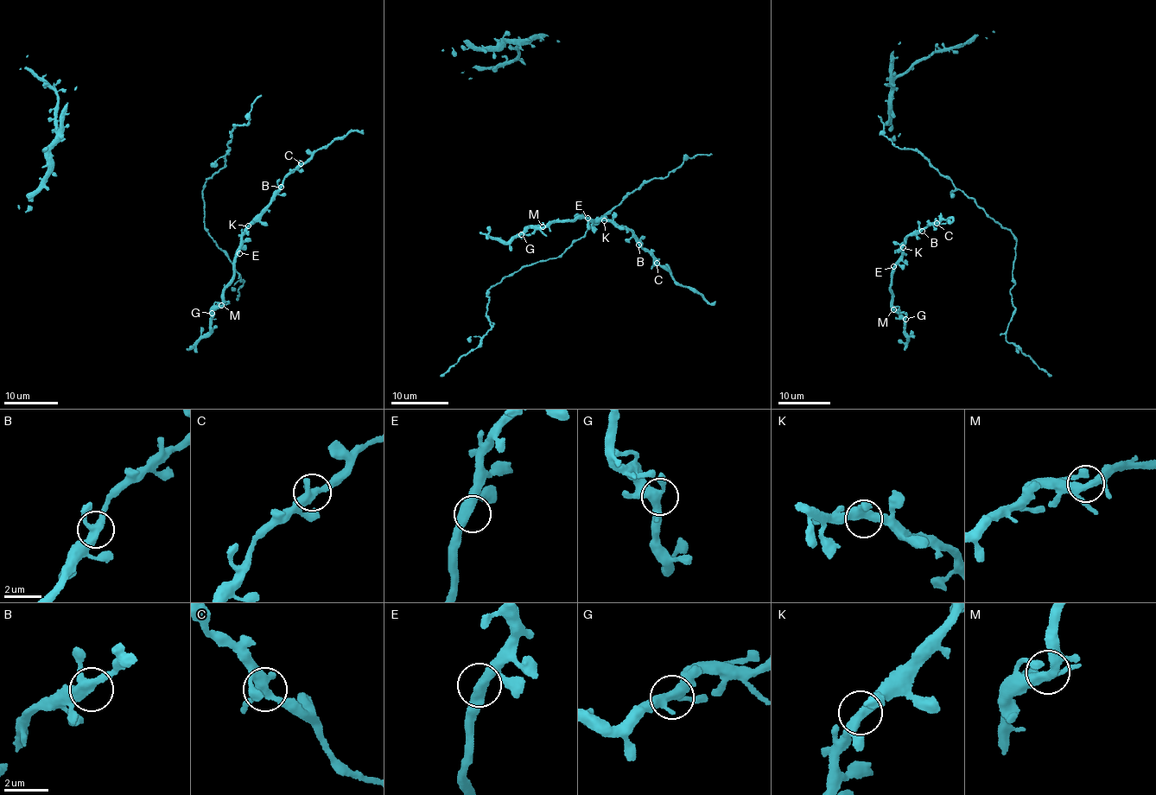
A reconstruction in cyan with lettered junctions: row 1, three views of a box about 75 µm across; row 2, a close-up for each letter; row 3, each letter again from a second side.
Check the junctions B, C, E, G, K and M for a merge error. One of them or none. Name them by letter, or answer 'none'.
none

